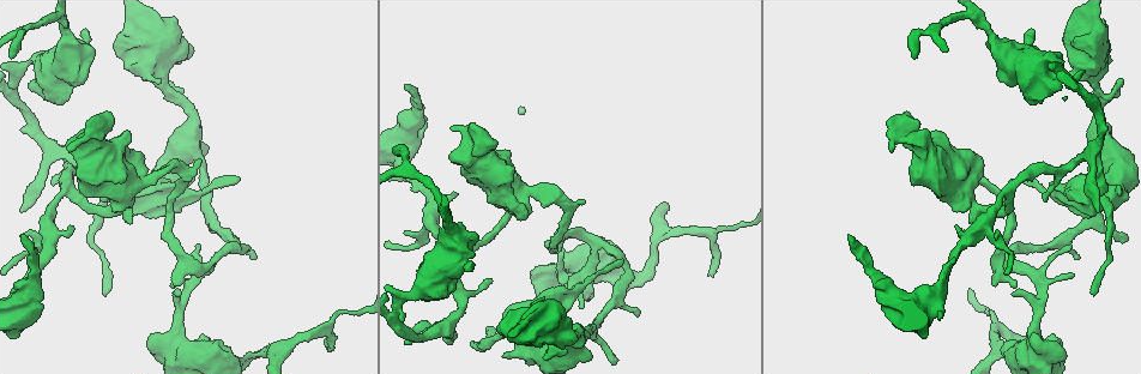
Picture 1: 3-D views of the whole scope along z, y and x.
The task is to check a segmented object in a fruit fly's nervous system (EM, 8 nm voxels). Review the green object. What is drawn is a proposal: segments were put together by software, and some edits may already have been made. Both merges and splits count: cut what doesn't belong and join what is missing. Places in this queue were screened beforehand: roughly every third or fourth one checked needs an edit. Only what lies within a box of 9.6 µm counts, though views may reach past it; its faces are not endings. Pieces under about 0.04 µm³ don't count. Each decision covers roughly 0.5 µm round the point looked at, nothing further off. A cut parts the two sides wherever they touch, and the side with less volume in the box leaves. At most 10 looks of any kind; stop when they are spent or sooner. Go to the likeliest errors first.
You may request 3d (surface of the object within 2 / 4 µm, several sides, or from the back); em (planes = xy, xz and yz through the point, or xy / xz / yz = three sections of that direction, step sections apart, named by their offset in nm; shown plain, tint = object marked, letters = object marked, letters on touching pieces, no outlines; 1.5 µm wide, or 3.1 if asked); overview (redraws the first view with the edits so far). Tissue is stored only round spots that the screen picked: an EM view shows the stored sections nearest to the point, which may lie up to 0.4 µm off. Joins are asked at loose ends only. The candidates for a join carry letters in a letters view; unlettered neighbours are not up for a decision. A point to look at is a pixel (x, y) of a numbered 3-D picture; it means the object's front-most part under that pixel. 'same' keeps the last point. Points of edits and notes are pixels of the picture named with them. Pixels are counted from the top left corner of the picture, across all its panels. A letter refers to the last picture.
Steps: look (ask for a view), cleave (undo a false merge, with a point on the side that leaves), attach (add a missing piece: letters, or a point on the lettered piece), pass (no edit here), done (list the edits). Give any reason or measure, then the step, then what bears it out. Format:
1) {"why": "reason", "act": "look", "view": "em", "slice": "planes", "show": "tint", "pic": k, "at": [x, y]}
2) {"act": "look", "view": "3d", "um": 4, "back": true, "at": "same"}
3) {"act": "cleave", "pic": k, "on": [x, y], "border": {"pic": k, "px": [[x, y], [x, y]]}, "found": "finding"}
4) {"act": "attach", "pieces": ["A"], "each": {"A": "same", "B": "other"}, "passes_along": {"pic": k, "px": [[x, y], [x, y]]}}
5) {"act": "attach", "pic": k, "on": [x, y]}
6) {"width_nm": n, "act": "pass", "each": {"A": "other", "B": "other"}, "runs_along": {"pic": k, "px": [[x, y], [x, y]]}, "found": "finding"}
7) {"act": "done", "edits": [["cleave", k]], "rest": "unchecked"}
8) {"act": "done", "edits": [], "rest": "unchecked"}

{"why": "thick end", "act": "look", "view": "3d", "um": 4, "pic": 1, "at": [497, 325]}

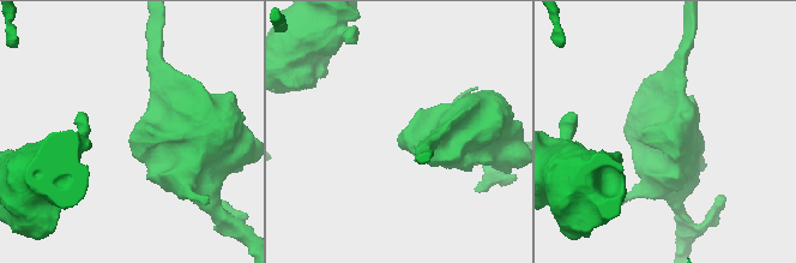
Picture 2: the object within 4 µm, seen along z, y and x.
{"act": "look", "view": "em", "slice": "xy", "step": 4, "show": "tint", "pic": 2, "at": [399, 137]}

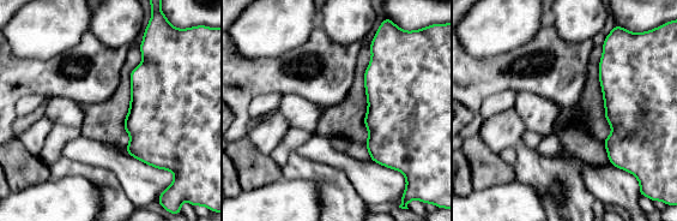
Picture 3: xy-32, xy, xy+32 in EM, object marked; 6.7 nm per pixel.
{"act": "look", "view": "em", "slice": "xz", "step": 8, "show": "letters", "at": "same"}

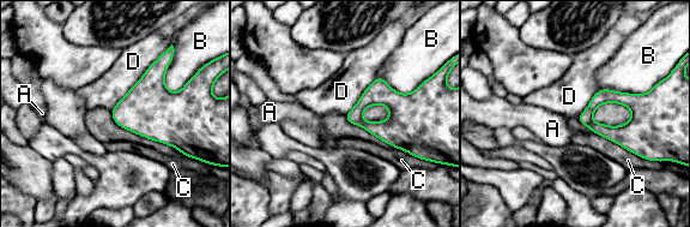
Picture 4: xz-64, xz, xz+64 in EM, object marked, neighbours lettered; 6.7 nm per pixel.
{"act": "pass", "each": {"A": "other", "B": "other", "C": "other", "D": "other"}, "found": "none of them fits"}

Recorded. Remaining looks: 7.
{"act": "look", "view": "em", "slice": "xy", "step": 4, "show": "tint", "pic": 1, "at": [254, 257]}

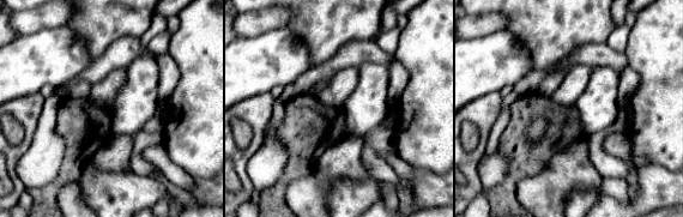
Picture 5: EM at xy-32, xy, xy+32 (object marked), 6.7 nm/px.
{"act": "look", "view": "em", "slice": "planes", "show": "letters", "at": "same"}

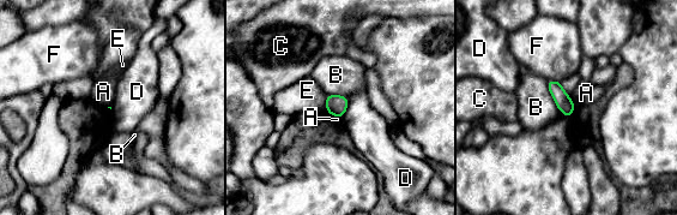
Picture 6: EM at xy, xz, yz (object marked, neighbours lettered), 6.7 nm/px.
{"act": "pass", "each": {"A": "other", "B": "other", "C": "other", "D": "other", "E": "other", "F": "other"}, "border": {"pic": 6, "px": [[349, 99], [349, 105], [342, 118]]}, "found": "no lettered piece goes on from it"}

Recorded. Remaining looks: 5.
{"why": "narrows sharply", "act": "look", "view": "3d", "um": 4, "pic": 1, "at": [1040, 62]}

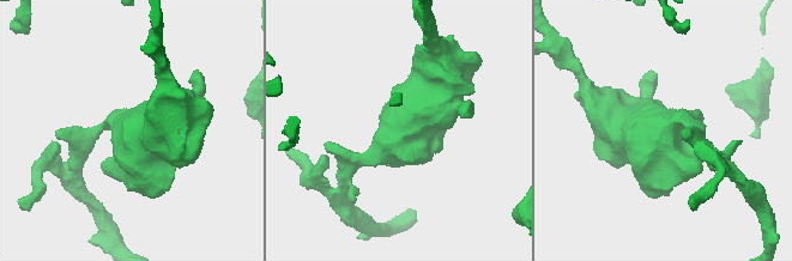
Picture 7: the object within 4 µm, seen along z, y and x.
{"act": "look", "view": "em", "slice": "yz", "step": 4, "show": "letters", "pic": 7, "at": [666, 124]}

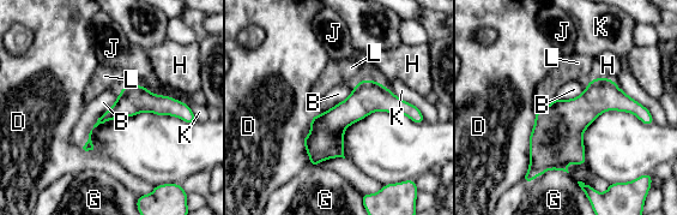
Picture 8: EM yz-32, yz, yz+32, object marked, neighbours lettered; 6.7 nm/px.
{"act": "pass", "each": {"B": "other", "D": "other", "G": "other", "H": "other", "J": "other", "K": "other", "L": "other"}, "border": {"pic": 8, "px": [[124, 88], [82, 147]]}, "found": "continuous, no second cell"}

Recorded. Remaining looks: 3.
{"why": "free end", "act": "look", "view": "em", "slice": "planes", "show": "letters", "pic": 1, "at": [712, 275]}

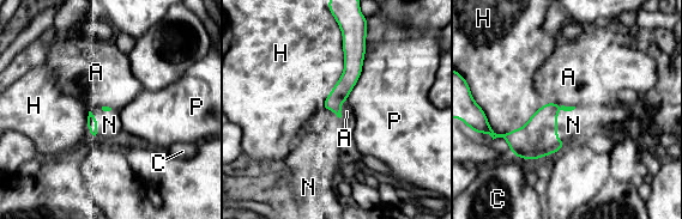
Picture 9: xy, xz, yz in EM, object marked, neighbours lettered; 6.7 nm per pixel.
{"longest_contact_nm": ["H", 550], "act": "attach", "pieces": ["N"], "each": {"A": "other", "C": "other", "H": "other", "N": "same", "P": "other"}, "found": "the cell continues"}

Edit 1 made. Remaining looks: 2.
{"act": "done", "edits": [["attach", 9]], "rest": "unchecked"}

